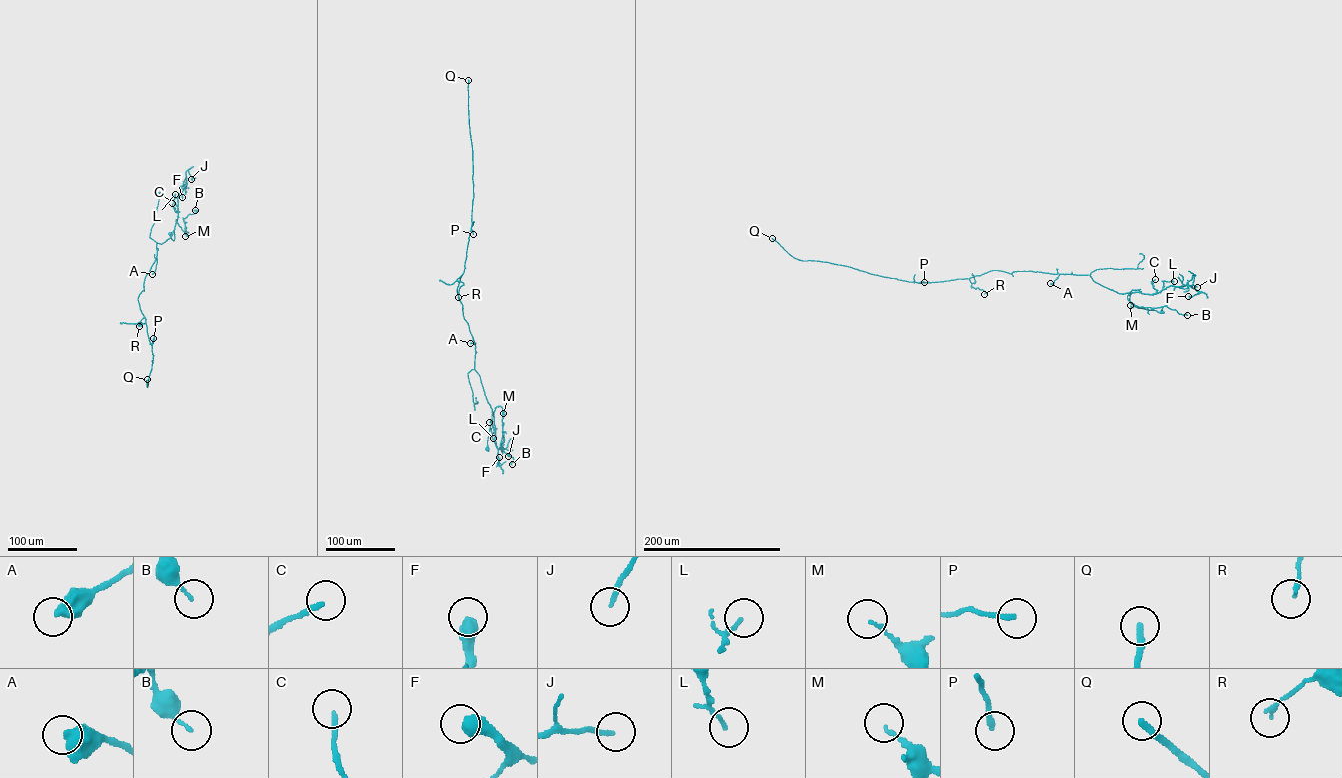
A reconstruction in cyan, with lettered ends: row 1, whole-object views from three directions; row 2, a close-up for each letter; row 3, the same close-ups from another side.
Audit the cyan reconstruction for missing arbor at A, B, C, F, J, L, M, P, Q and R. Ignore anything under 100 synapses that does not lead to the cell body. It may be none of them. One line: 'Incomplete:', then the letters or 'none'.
Incomplete: Q

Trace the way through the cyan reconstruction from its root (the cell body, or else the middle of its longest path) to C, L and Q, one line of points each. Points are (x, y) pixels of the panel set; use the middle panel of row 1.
C: (487, 448), (492, 410), (495, 430), (491, 420), (489, 422)
L: (487, 448), (492, 410), (495, 428), (495, 433), (491, 430), (493, 438)
Q: (487, 448), (492, 409), (474, 369), (475, 344), (457, 291), (465, 267), (473, 198), (468, 80)

